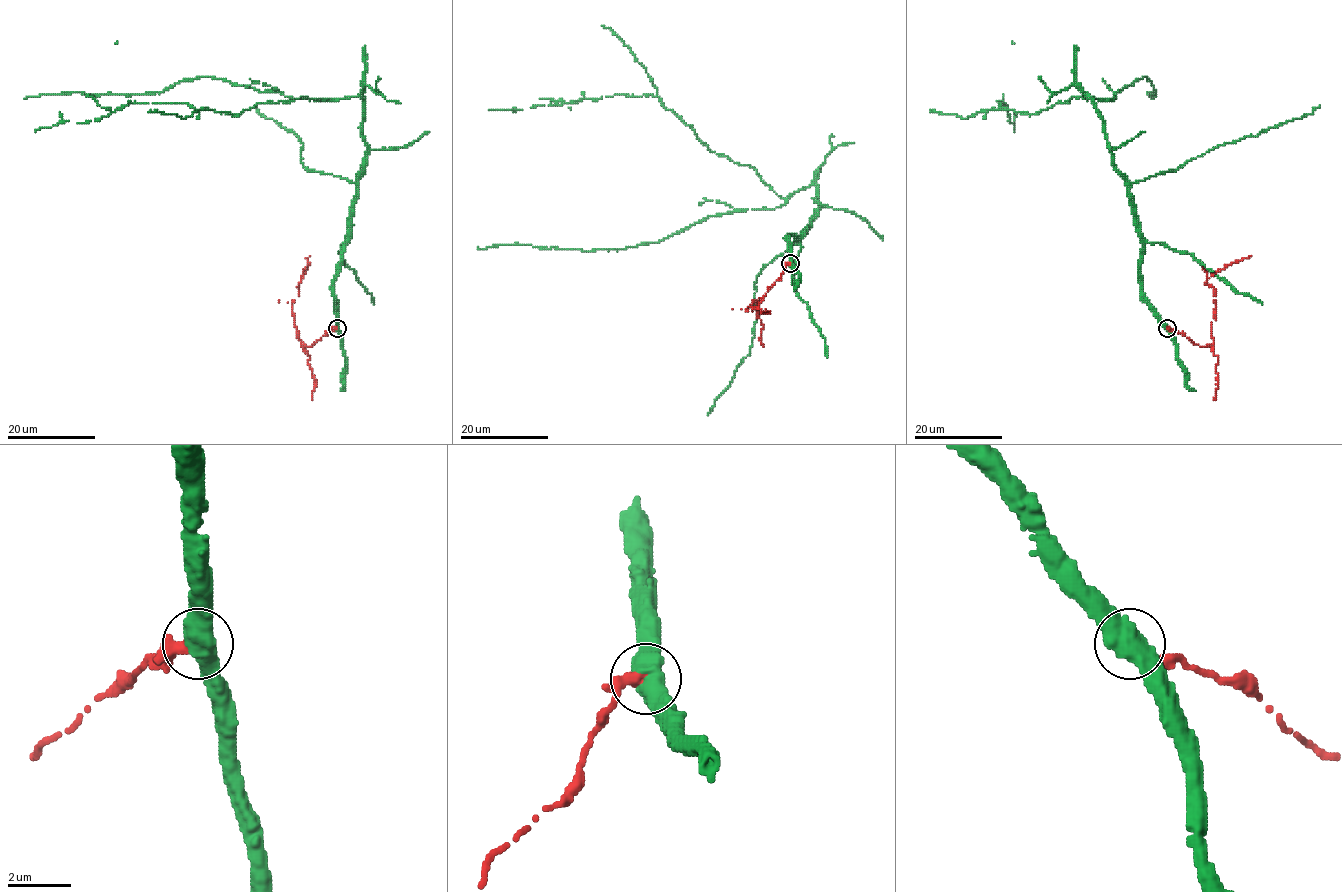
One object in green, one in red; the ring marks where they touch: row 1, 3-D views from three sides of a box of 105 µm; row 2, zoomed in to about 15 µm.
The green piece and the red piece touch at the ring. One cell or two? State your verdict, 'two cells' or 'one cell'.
two cells

